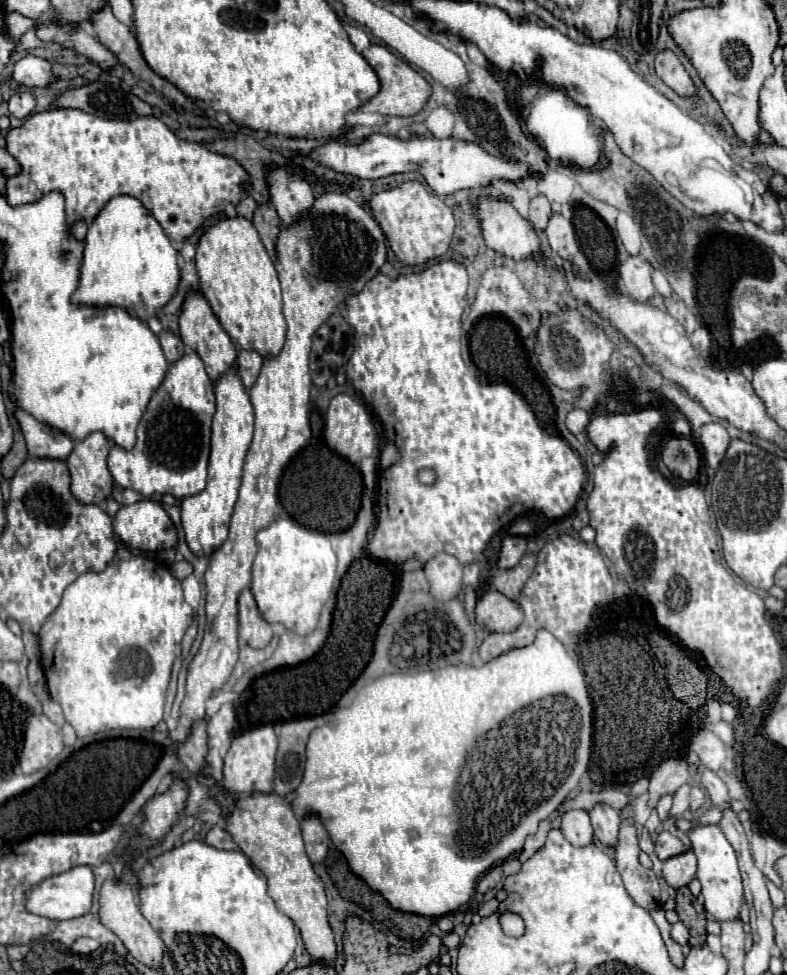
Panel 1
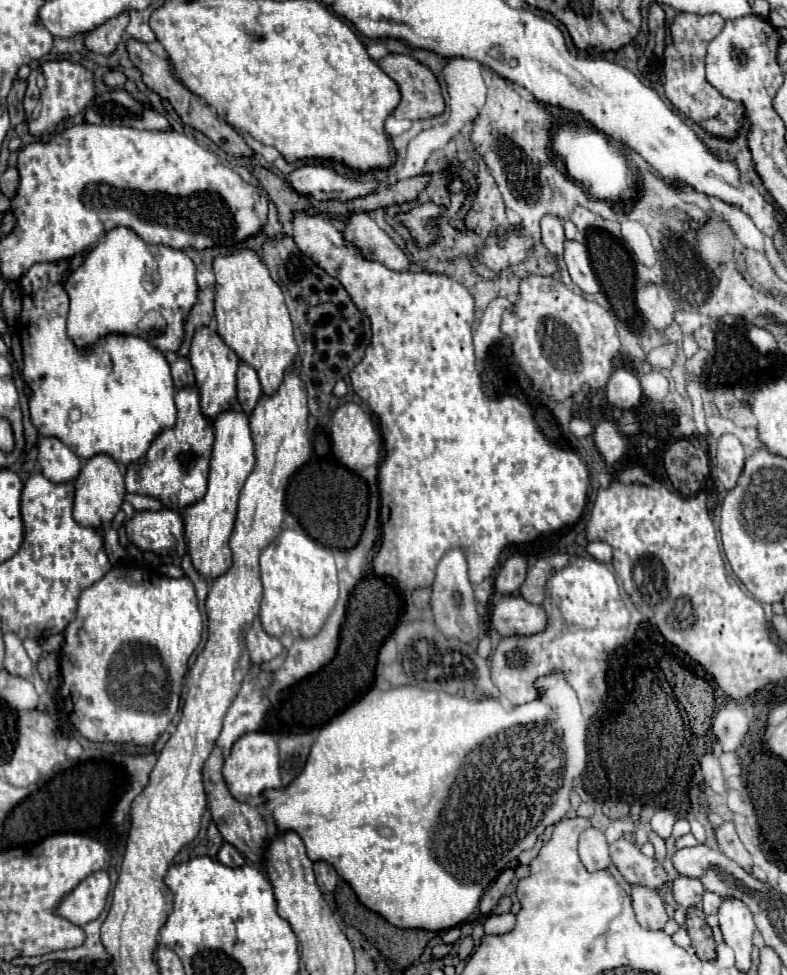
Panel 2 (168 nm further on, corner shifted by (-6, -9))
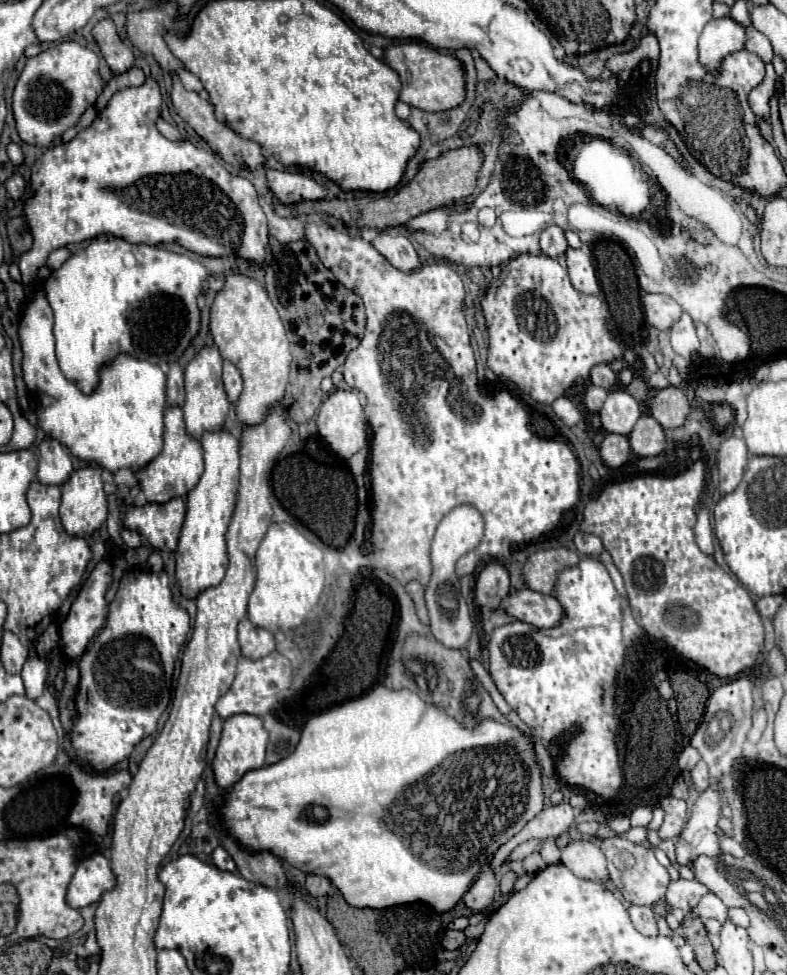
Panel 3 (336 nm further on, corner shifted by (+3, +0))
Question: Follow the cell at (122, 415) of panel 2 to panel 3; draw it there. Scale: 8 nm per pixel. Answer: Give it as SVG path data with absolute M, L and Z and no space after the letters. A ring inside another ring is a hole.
M36 289L26 303L18 333L24 351L24 381L28 389L40 397L42 409L38 423L50 437L64 443L78 459L96 463L112 473L122 467L136 473L162 451L166 375L158 365L138 361L130 355L118 355L116 361L100 373L100 385L96 391L84 395L74 383L68 383L58 367L54 355L52 309L42 289Z

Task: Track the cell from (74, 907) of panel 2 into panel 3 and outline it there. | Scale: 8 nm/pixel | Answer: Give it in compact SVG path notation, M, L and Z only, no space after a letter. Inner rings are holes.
M92 855L78 863L78 869L68 885L66 901L70 907L80 909L100 901L102 893L116 887L116 875L104 855Z

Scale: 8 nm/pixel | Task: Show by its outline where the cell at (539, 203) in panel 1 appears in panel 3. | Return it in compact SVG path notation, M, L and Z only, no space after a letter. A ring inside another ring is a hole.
M556 225L544 229L540 233L540 247L542 247L542 253L548 255L548 257L560 257L560 255L564 255L566 249L568 249L564 231L560 227L556 227Z

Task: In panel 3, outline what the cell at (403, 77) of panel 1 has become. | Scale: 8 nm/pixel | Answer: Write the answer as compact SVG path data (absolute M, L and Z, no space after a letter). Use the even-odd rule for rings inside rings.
M410 41L386 47L384 61L400 75L400 101L412 107L418 107L422 111L448 111L458 107L466 99L464 63L452 55L444 55L424 43Z

